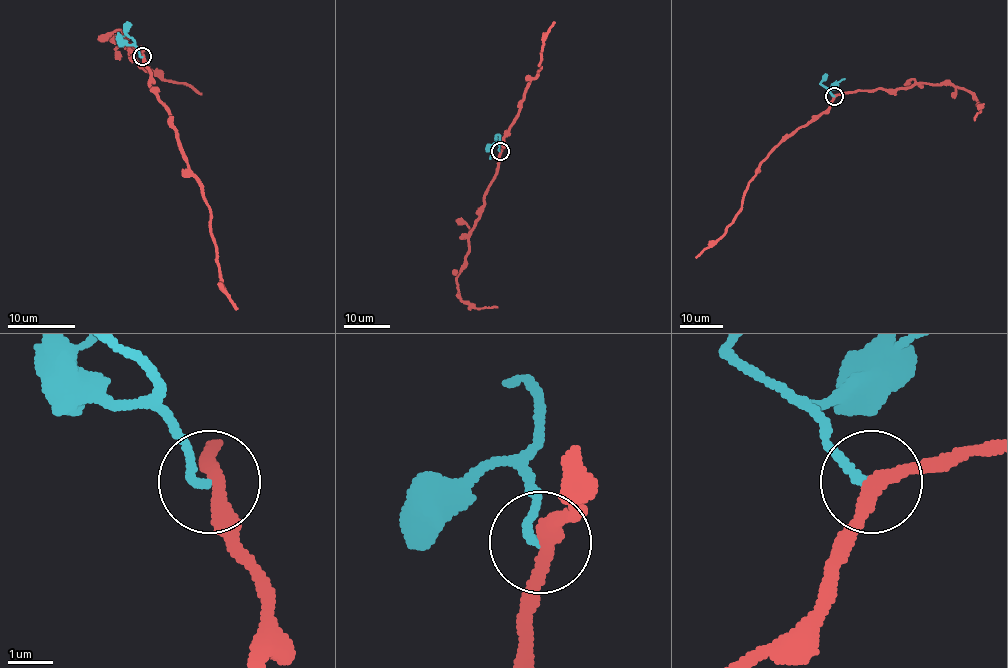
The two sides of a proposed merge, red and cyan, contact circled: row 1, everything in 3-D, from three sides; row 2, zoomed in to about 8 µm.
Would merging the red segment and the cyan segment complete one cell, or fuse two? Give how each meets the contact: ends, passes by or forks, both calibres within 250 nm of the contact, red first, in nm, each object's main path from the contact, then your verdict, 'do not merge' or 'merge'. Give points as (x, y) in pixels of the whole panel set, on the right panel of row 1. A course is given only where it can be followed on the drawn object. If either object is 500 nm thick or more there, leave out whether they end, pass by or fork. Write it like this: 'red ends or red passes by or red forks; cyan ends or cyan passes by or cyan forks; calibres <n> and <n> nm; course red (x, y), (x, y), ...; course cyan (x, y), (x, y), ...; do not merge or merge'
red passes by; cyan ends; calibres 300 and 190 nm; course red (834, 96), (825, 111), (789, 134), (761, 162), (736, 218), (726, 231), (695, 257); course cyan (834, 96), (828, 88), (845, 79); do not merge

